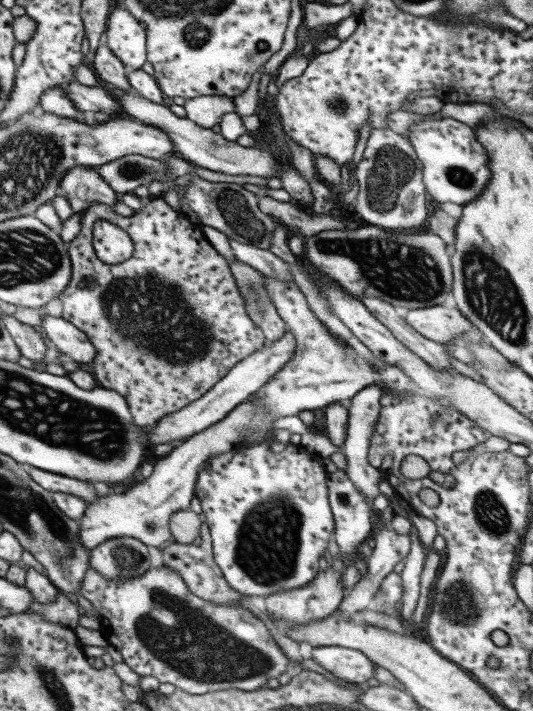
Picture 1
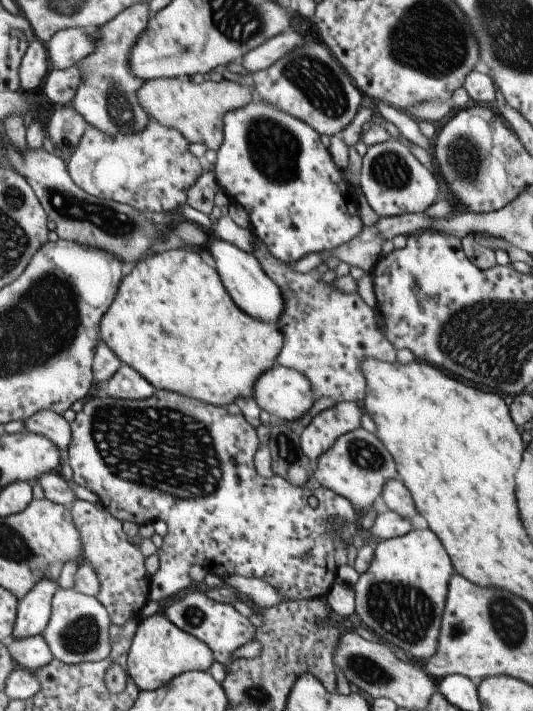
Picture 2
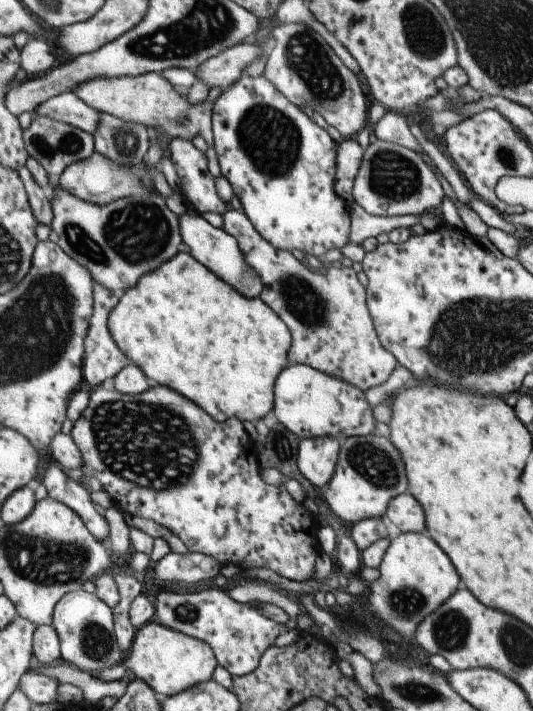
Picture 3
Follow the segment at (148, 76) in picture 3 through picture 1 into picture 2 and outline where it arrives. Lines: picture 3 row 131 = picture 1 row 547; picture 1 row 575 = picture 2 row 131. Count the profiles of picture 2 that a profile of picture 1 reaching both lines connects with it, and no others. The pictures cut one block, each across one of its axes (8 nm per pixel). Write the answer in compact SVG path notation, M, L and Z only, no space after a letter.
M159 77L143 81L137 90L139 106L163 126L175 128L189 143L203 144L207 149L217 150L221 146L223 114L229 110L245 108L251 102L251 86L241 86L235 81L222 79L220 82L192 82L187 78Z

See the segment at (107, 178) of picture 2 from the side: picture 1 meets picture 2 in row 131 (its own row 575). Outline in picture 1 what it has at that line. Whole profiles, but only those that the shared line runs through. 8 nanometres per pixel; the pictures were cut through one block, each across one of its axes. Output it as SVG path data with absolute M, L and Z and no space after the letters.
M159 566L149 568L135 578L112 580L103 578L90 568L81 580L79 597L88 609L95 610L103 639L122 656L125 663L139 676L153 676L159 683L169 683L183 692L202 695L219 690L237 689L245 692L265 686L267 680L283 672L301 671L299 665L279 649L265 624L240 606L221 606L191 594L185 582L170 569Z

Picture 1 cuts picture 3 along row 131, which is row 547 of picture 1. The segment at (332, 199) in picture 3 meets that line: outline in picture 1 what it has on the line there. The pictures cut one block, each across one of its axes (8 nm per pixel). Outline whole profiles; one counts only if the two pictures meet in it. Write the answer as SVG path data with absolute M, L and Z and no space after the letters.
M266 437L262 442L247 445L242 450L238 447L229 449L229 452L219 453L219 455L211 457L209 461L205 461L205 465L201 465L201 469L197 471L194 496L199 501L201 511L205 517L204 524L207 525L210 535L213 560L227 584L242 595L266 597L269 594L301 587L309 584L309 581L313 581L313 577L315 577L316 572L319 570L317 564L318 557L323 556L324 551L331 547L331 535L334 525L332 513L328 506L327 493L326 472L324 471L321 458L306 451L302 446L293 445L289 442L286 444L279 443L270 437Z

